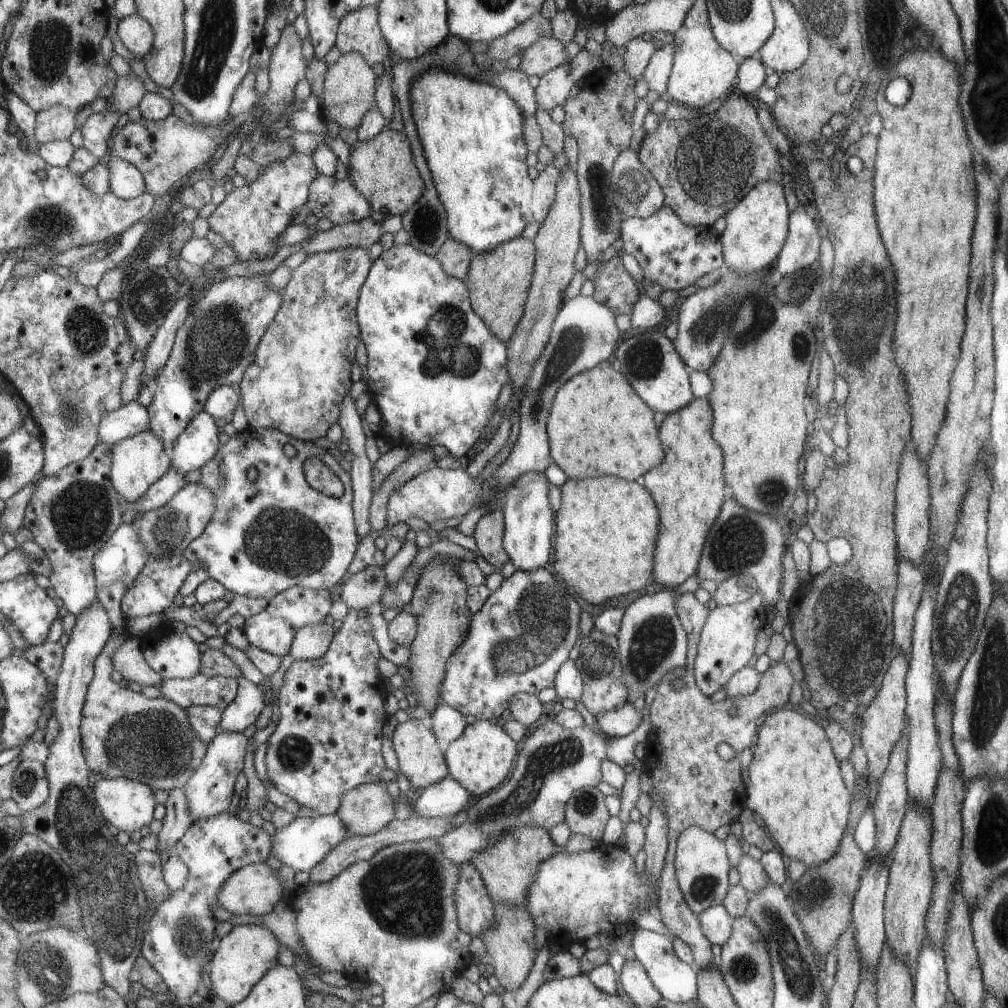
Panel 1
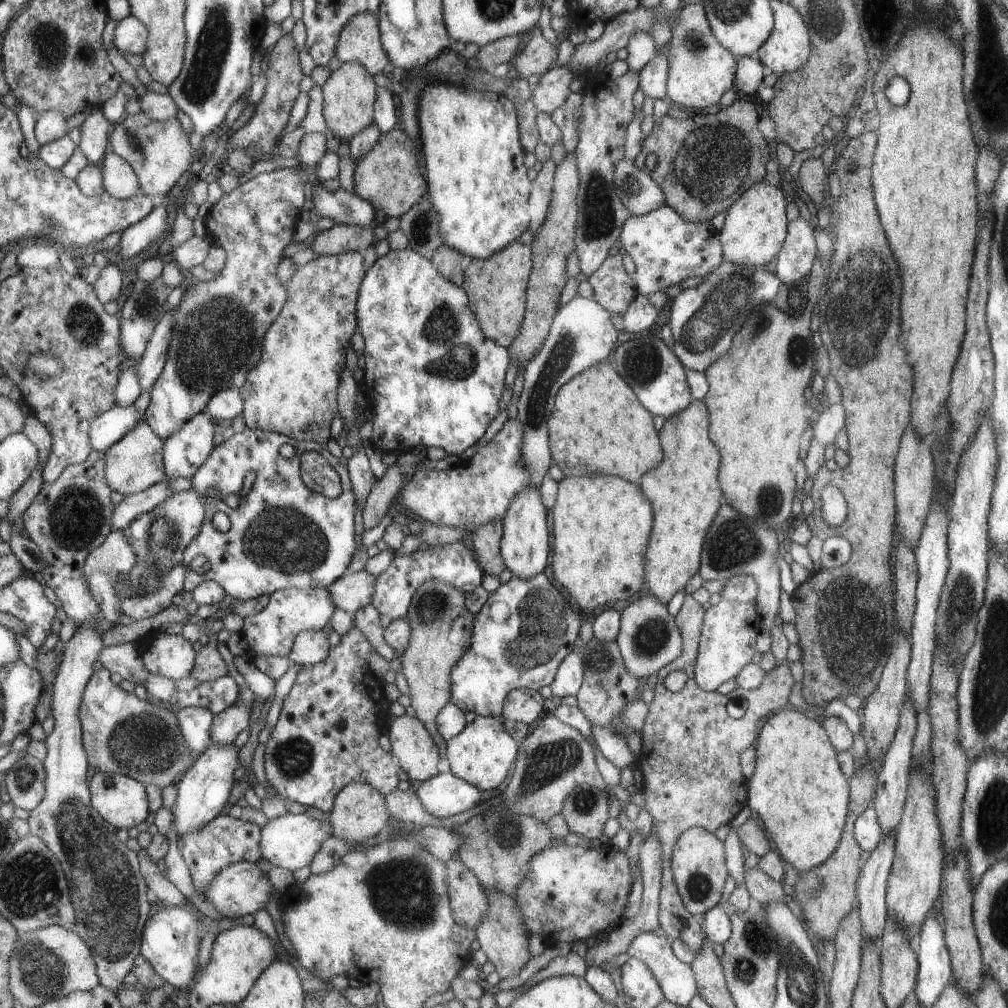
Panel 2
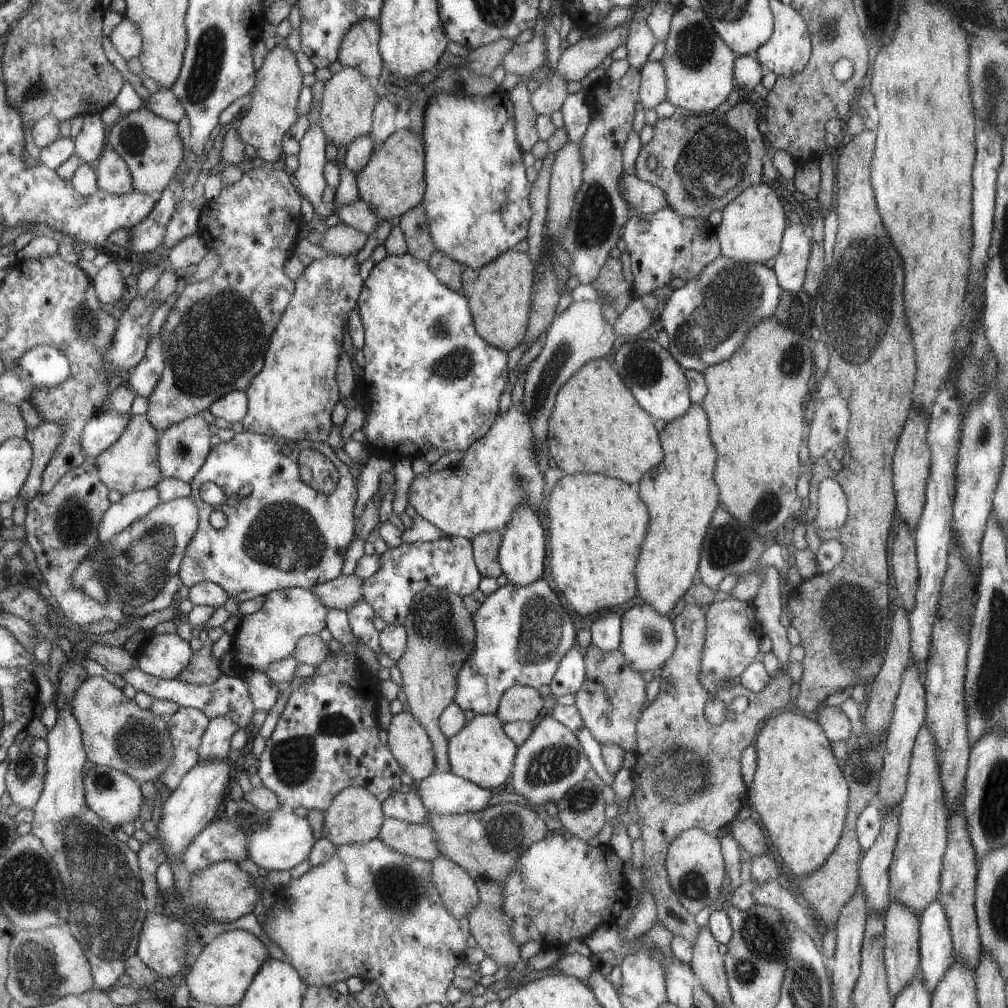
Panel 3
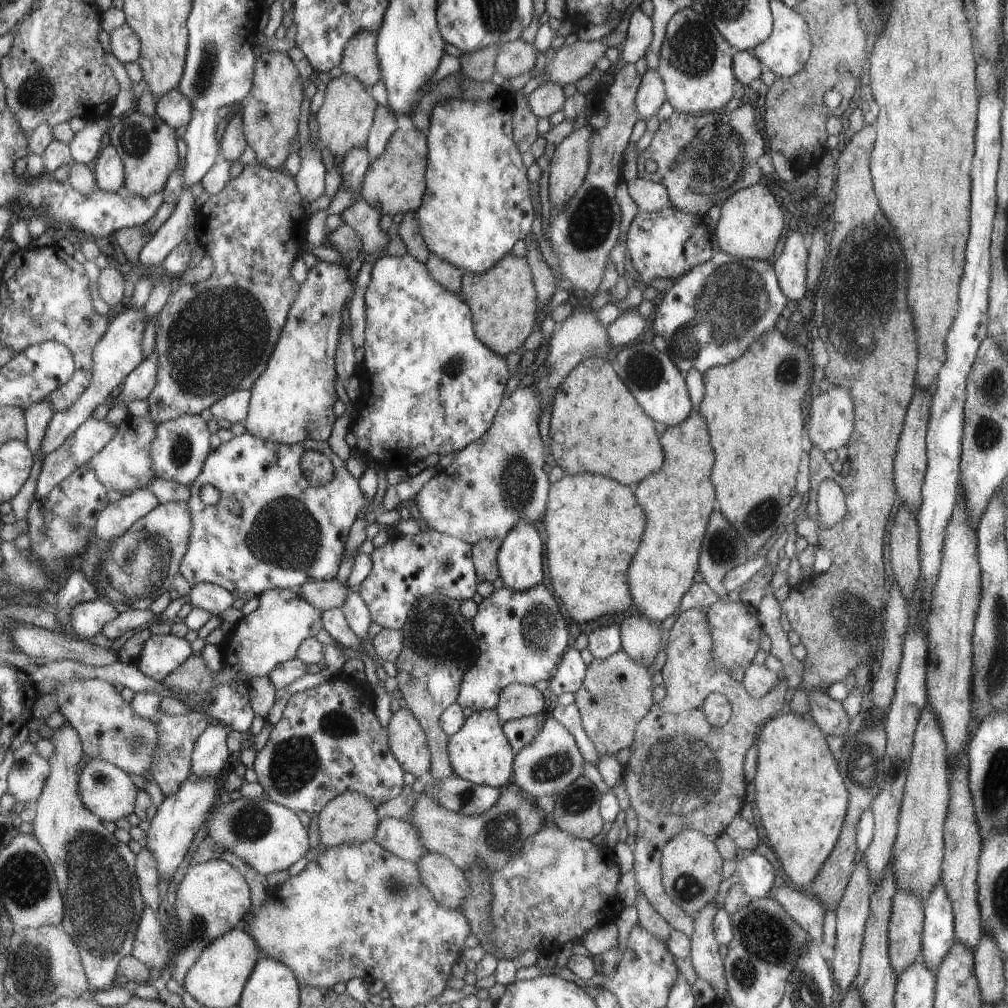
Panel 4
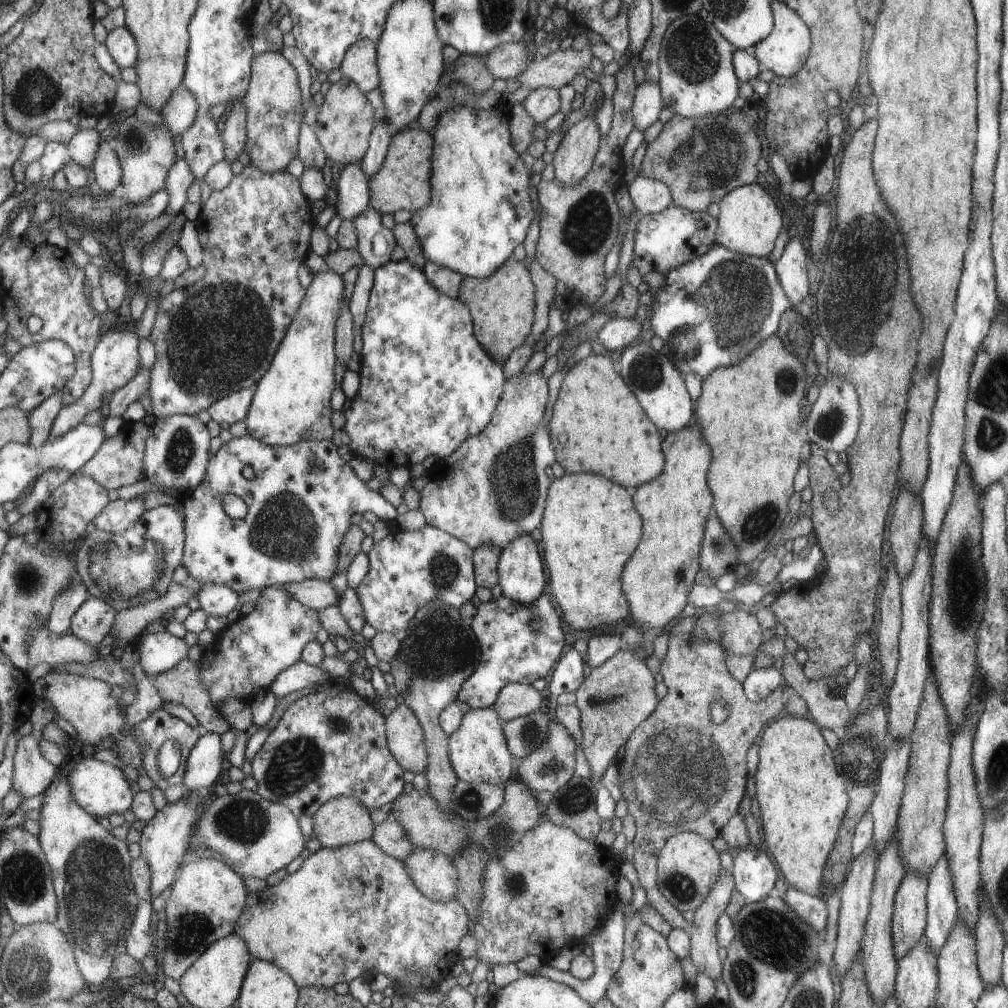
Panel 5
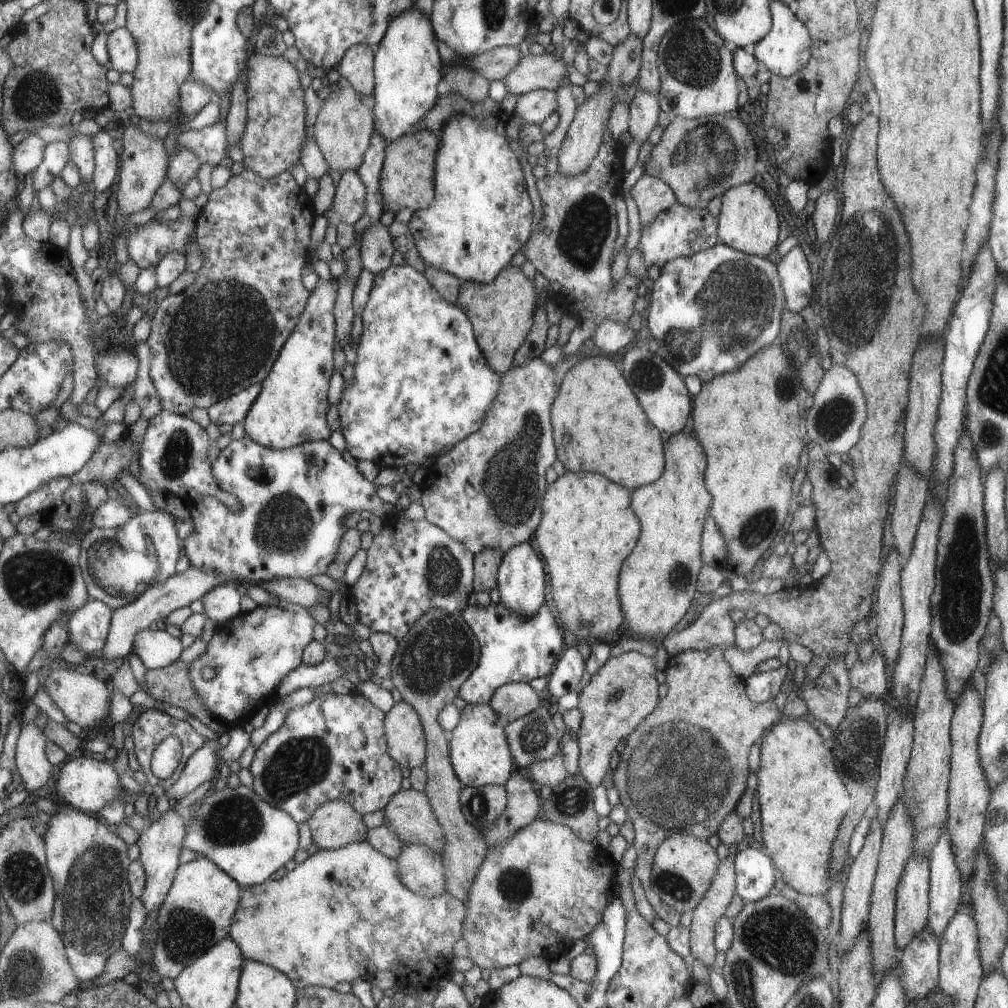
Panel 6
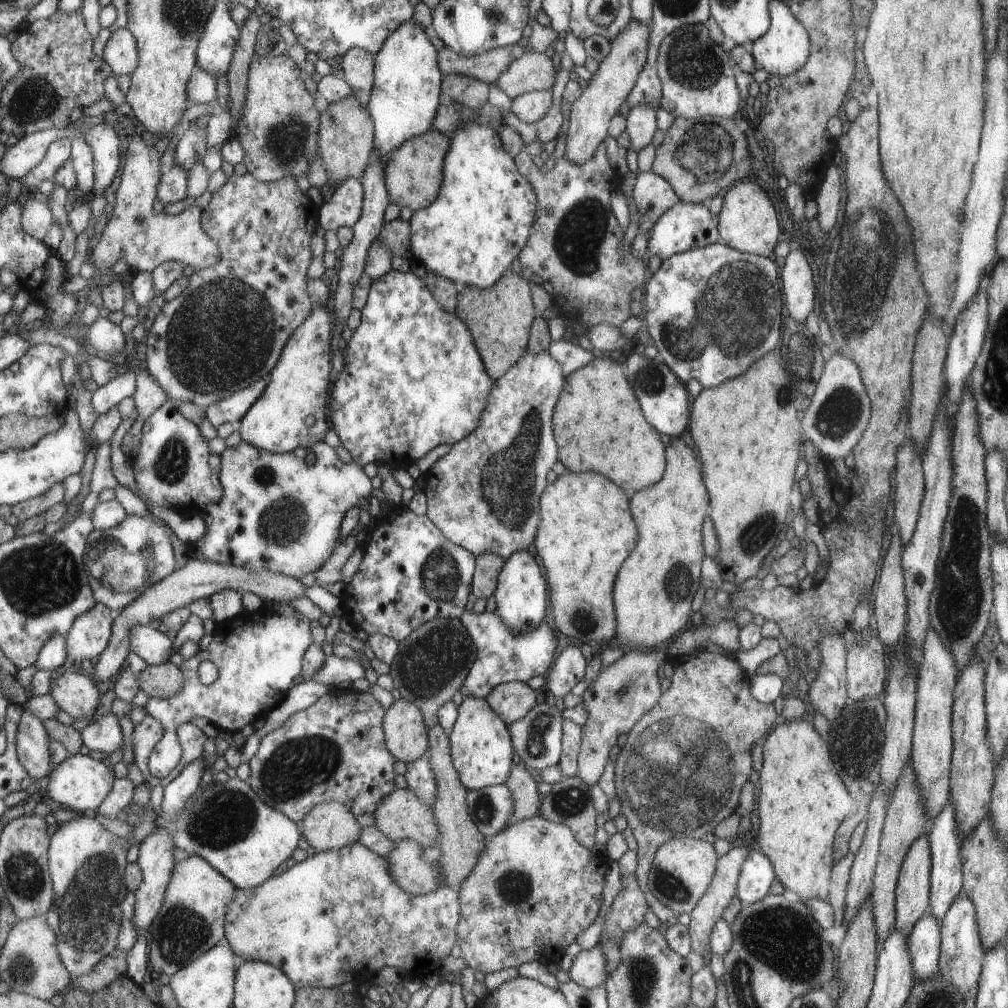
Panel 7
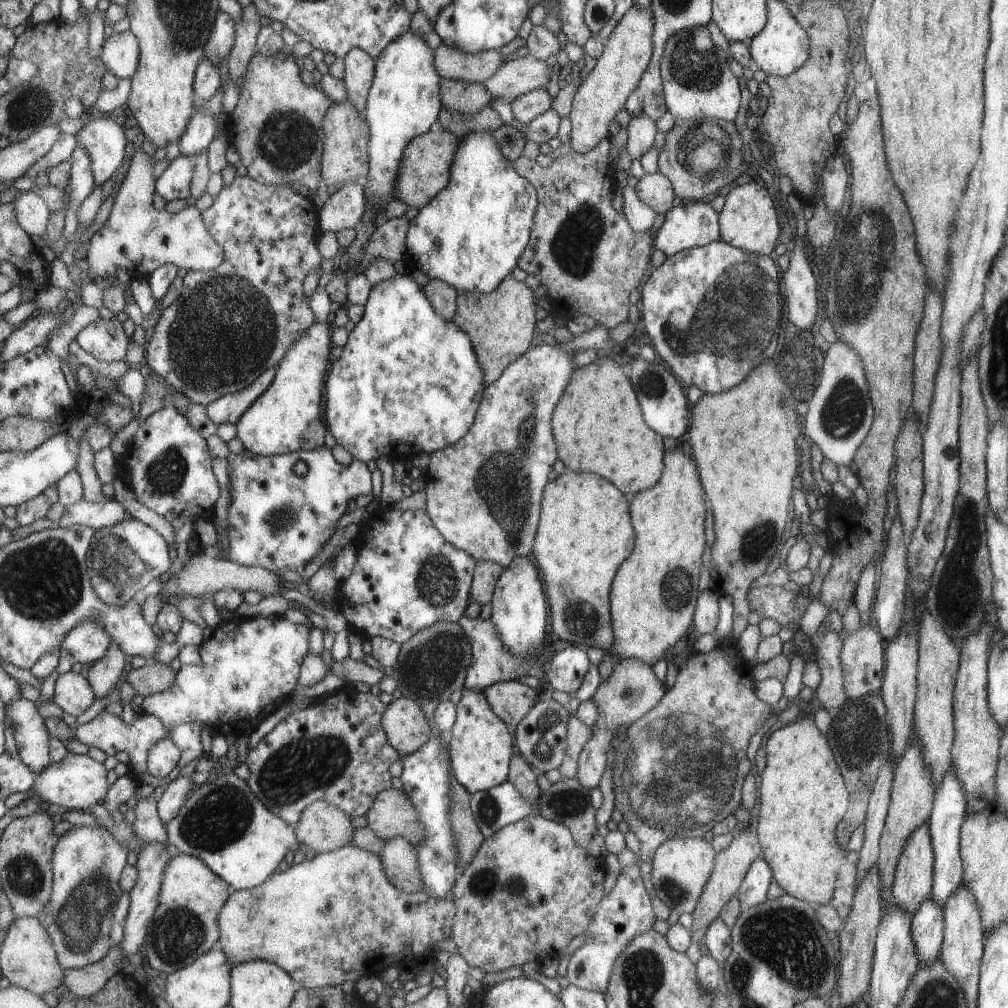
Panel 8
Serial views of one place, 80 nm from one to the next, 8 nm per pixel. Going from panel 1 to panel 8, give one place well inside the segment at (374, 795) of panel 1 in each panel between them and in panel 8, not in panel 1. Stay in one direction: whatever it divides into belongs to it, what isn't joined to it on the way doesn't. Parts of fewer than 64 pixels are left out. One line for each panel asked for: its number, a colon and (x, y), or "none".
2: (359, 811)
3: (354, 816)
4: (350, 817)
5: (343, 820)
6: (334, 824)
7: (330, 825)
8: (322, 827)

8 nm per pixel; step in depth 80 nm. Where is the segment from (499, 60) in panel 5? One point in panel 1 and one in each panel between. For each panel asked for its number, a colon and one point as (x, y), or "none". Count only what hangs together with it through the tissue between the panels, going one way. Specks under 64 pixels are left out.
1: (545, 53)
2: (538, 54)
3: (527, 57)
4: (514, 58)

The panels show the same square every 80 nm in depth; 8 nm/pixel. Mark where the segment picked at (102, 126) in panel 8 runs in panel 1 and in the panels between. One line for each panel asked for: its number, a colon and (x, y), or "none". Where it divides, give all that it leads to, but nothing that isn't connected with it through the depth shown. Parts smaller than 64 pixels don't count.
1: (128, 182)
2: (121, 180)
3: (115, 176)
4: (110, 171)
5: (108, 172)
6: (108, 163)
7: (105, 142)

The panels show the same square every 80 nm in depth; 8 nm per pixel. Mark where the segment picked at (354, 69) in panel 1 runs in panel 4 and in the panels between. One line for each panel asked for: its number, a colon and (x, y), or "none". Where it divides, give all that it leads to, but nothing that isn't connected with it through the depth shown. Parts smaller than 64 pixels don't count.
2: (347, 95)
3: (347, 99)
4: (344, 119)

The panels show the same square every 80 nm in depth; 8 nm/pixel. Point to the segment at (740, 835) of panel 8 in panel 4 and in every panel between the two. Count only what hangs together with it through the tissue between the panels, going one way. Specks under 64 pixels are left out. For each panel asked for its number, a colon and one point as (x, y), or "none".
4: (706, 962)
5: (703, 946)
6: (711, 908)
7: (709, 909)

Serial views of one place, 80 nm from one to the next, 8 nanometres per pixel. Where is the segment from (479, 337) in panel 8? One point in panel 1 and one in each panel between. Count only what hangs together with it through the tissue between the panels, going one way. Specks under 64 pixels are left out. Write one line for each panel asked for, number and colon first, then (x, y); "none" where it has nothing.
1: (498, 280)
2: (496, 286)
3: (499, 294)
4: (502, 300)
5: (501, 305)
6: (501, 311)
7: (500, 317)

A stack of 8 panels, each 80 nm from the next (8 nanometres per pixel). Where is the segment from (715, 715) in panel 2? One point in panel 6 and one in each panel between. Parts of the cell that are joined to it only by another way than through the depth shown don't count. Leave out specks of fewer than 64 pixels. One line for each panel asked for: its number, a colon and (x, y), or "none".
3: (686, 774)
4: (683, 773)
5: (680, 772)
6: (683, 768)

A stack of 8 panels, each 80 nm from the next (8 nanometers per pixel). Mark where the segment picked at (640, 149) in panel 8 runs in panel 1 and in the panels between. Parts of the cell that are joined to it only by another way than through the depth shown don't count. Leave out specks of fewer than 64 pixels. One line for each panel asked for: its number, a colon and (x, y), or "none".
1: (656, 73)
2: (653, 75)
3: (652, 88)
4: (651, 94)
5: (646, 105)
6: (643, 112)
7: (641, 125)

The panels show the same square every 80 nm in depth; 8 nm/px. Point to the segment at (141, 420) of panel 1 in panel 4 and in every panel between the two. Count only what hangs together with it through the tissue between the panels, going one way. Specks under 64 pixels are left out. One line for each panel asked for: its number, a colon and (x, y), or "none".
2: (110, 427)
3: (105, 429)
4: (93, 435)

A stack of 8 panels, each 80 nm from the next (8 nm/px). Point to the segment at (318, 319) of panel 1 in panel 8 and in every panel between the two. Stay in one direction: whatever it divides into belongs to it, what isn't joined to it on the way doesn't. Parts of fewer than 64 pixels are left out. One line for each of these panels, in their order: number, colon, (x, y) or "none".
2: (292, 391)
3: (293, 396)
4: (291, 401)
5: (291, 404)
6: (290, 410)
7: (290, 413)
8: (285, 417)

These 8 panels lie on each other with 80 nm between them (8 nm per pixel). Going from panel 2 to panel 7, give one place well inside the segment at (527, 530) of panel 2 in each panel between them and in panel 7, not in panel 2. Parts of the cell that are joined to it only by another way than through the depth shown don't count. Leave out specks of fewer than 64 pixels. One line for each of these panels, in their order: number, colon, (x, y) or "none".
3: (521, 552)
4: (519, 558)
5: (521, 579)
6: (519, 579)
7: (520, 597)

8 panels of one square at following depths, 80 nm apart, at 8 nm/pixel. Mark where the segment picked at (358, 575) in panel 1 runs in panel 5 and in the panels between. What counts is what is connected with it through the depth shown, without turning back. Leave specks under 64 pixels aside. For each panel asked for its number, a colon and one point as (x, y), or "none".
2: (349, 593)
3: (341, 593)
4: (324, 594)
5: (316, 594)

